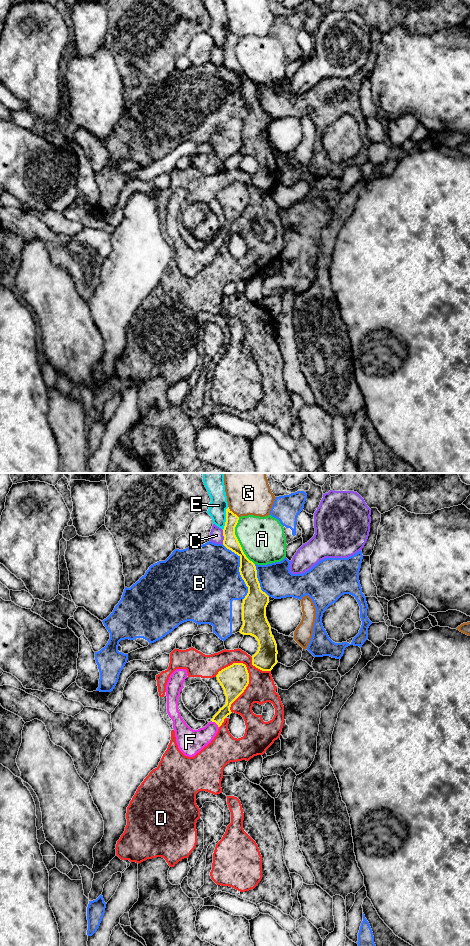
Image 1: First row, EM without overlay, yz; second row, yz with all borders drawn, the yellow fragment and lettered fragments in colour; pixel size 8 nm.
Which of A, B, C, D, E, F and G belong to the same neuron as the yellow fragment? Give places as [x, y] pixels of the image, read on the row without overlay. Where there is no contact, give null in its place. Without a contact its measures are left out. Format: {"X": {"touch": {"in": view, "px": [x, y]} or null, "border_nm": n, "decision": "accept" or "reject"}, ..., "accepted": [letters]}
{"A": {"touch": {"in": "yz", "px": [238, 61]}, "border_nm": 400, "decision": "reject"}, "B": {"touch": {"in": "yz", "px": [239, 90]}, "border_nm": 480, "decision": "reject"}, "C": {"touch": {"in": "yz", "px": [224, 57]}, "border_nm": 110, "decision": "reject"}, "D": {"touch": {"in": "yz", "px": [246, 206]}, "border_nm": 420, "decision": "reject"}, "E": {"touch": {"in": "yz", "px": [226, 38]}, "border_nm": 190, "decision": "reject"}, "F": {"touch": {"in": "yz", "px": [215, 242]}, "border_nm": 90, "decision": "accept"}, "G": {"touch": {"in": "yz", "px": [232, 32]}, "border_nm": 130, "decision": "reject"}, "accepted": ["F"]}

